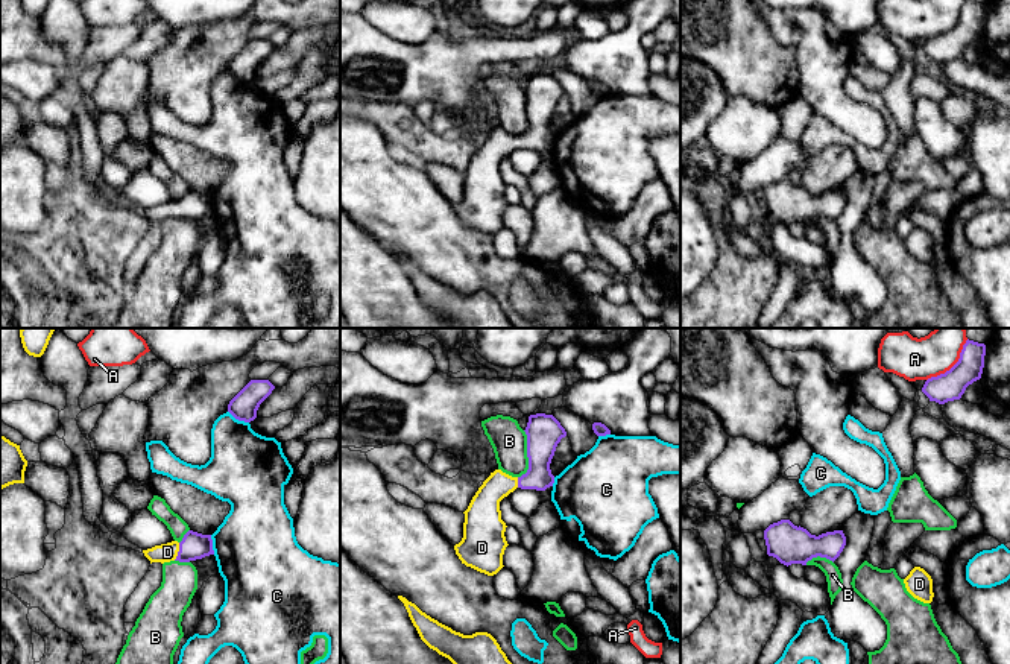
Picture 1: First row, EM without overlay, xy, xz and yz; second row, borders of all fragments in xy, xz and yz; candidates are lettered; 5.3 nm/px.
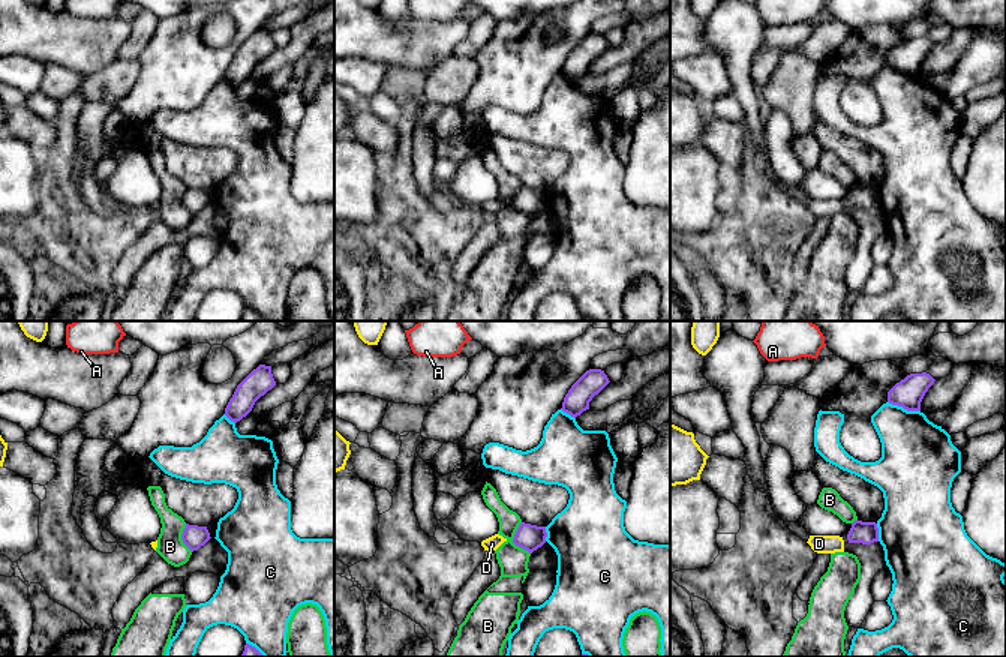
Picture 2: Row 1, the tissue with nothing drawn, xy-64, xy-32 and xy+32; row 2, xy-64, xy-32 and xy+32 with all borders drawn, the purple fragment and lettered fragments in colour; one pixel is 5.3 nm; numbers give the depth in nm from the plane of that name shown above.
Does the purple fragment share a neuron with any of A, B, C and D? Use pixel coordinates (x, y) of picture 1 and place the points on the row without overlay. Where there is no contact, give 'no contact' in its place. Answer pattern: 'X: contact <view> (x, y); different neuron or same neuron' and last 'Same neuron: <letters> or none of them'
A: contact yz (953, 26); different neuron
B: contact xz (527, 114); different neuron
C: contact xy (239, 79); different neuron
D: contact xy (178, 211); same neuron
Same neuron: D

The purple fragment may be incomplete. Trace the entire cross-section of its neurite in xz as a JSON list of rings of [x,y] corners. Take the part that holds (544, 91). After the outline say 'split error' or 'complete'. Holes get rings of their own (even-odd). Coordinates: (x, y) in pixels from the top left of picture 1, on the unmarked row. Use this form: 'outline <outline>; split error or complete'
outline [[[553,74],[529,76],[526,87],[529,129],[521,137],[512,137],[495,129],[472,157],[465,173],[463,198],[454,205],[456,214],[466,226],[488,236],[497,234],[509,205],[504,196],[500,161],[516,147],[545,150],[553,146],[550,123],[556,106],[567,96],[565,88]]]; split error

